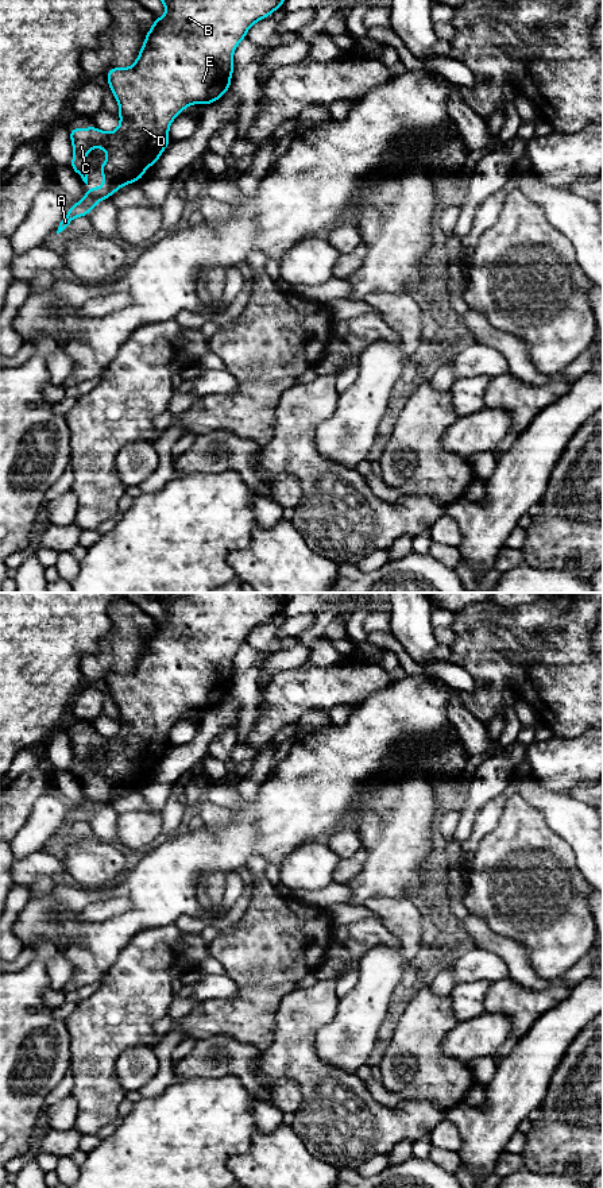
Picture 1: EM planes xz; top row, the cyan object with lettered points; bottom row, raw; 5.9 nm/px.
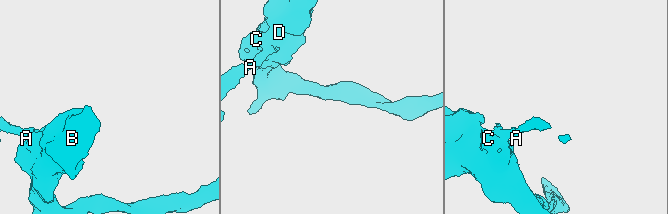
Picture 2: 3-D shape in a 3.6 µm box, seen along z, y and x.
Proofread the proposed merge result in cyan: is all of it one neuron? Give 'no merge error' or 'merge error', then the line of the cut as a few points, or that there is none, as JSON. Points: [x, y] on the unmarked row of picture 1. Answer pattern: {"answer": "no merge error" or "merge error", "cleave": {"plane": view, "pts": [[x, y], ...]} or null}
{"answer": "merge error", "cleave": {"plane": "xz", "pts": [[103, 790], [109, 801]]}}

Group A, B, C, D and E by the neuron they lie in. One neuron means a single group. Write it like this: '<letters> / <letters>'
A / B C D E

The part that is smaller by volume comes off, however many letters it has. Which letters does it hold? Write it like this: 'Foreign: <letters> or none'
Foreign: A

